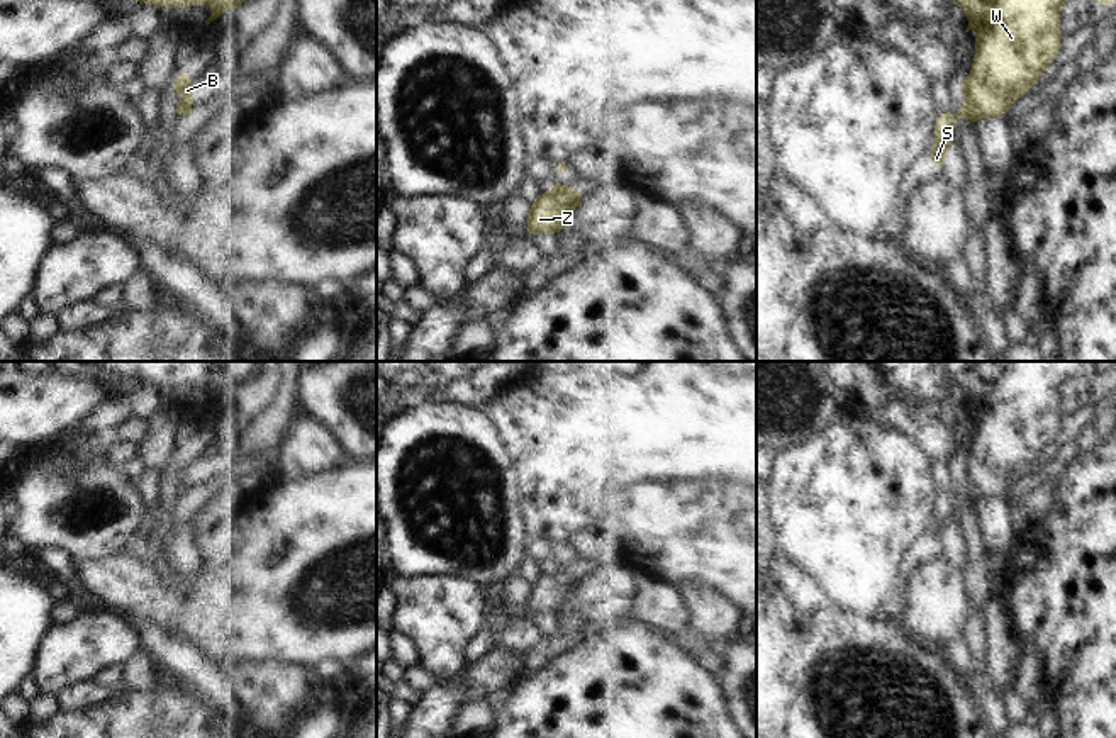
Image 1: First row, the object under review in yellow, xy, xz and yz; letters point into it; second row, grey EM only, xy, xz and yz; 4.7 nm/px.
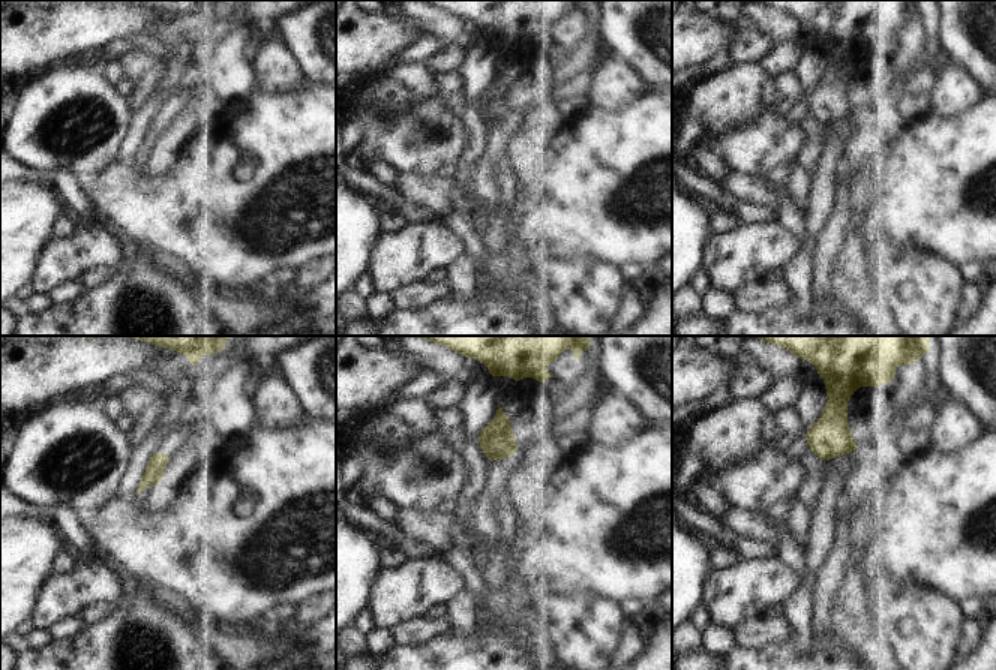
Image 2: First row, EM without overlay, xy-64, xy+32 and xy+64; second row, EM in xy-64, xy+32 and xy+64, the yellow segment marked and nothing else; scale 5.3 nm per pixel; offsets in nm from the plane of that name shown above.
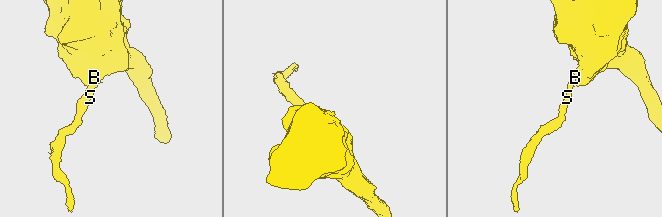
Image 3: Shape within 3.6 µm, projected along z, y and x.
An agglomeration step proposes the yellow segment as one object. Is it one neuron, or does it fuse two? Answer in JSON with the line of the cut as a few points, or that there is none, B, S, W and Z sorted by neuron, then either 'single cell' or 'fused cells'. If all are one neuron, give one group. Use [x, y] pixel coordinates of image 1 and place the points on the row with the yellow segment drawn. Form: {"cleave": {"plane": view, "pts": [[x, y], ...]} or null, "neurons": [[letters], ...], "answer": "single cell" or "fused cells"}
{"cleave": {"plane": "yz", "pts": [[962, 109], [964, 114]]}, "neurons": [["B", "W", "Z"], ["S"]], "answer": "fused cells"}

